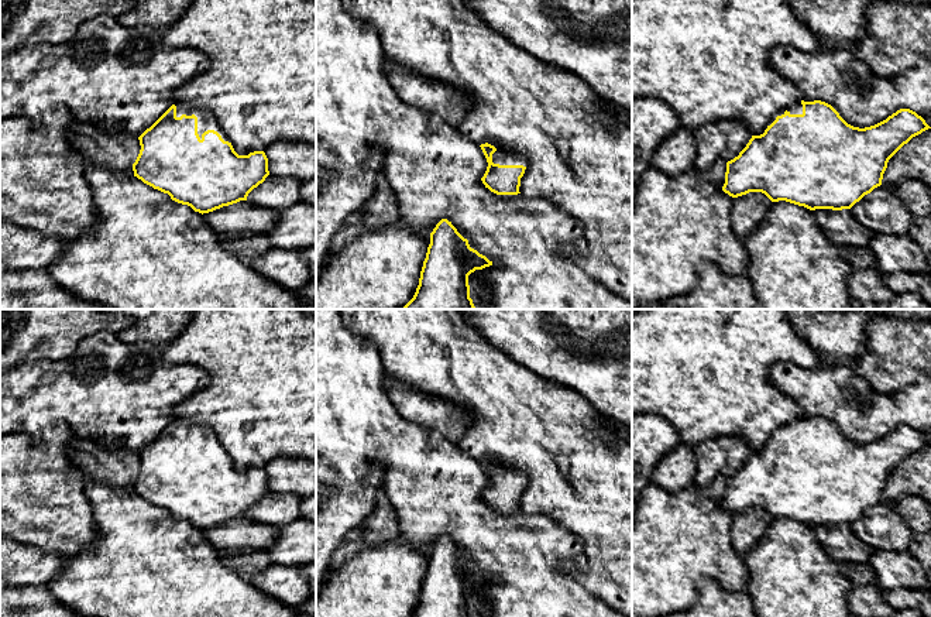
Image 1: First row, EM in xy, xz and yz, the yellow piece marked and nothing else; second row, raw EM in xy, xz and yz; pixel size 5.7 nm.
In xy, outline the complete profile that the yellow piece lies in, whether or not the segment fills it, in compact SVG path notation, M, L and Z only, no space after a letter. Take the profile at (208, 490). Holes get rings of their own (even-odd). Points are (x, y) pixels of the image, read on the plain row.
M175 419L138 456L141 466L133 480L134 493L202 531L247 517L248 510L269 491L265 469L238 472L206 424Z

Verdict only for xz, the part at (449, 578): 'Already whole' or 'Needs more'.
Already whole

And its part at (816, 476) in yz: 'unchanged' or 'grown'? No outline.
grown

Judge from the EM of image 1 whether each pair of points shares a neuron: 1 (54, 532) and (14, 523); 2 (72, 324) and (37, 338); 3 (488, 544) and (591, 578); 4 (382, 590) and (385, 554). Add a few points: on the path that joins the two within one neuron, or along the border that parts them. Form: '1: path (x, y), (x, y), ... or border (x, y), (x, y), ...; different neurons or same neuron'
1: path (44, 523), (24, 523); same neuron
2: path (64, 324), (51, 324), (45, 329); same neuron
3: border (574, 540), (586, 569), (566, 565), (595, 596); different neurons
4: path (382, 582), (385, 579), (385, 562); same neuron

